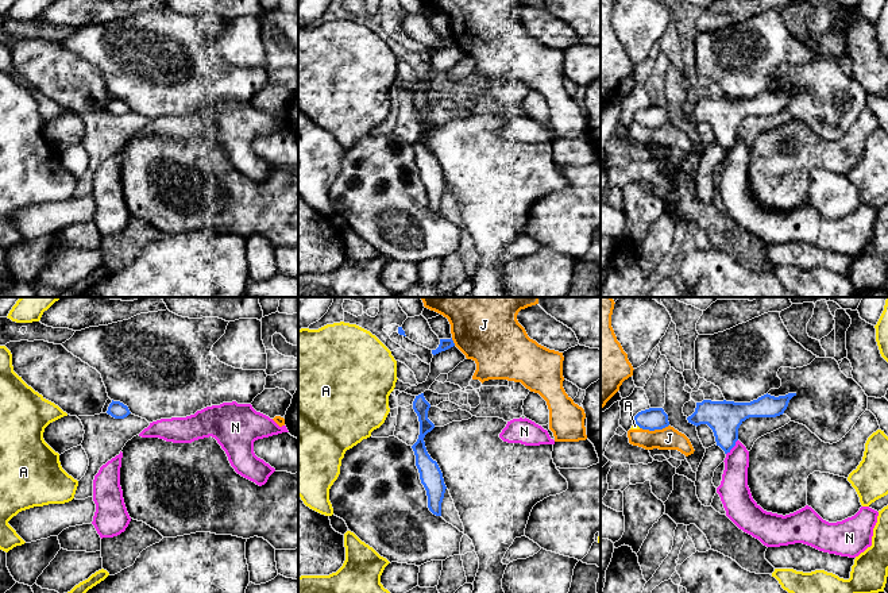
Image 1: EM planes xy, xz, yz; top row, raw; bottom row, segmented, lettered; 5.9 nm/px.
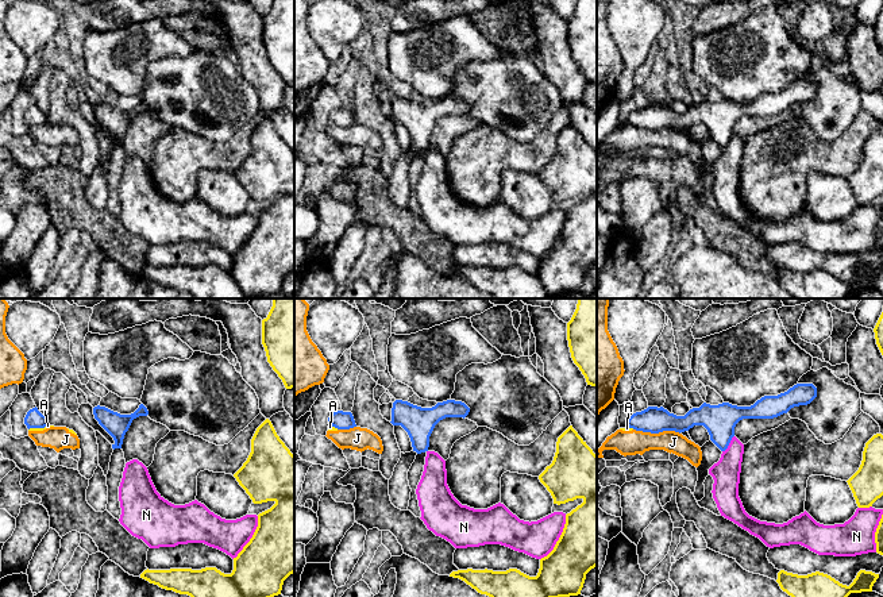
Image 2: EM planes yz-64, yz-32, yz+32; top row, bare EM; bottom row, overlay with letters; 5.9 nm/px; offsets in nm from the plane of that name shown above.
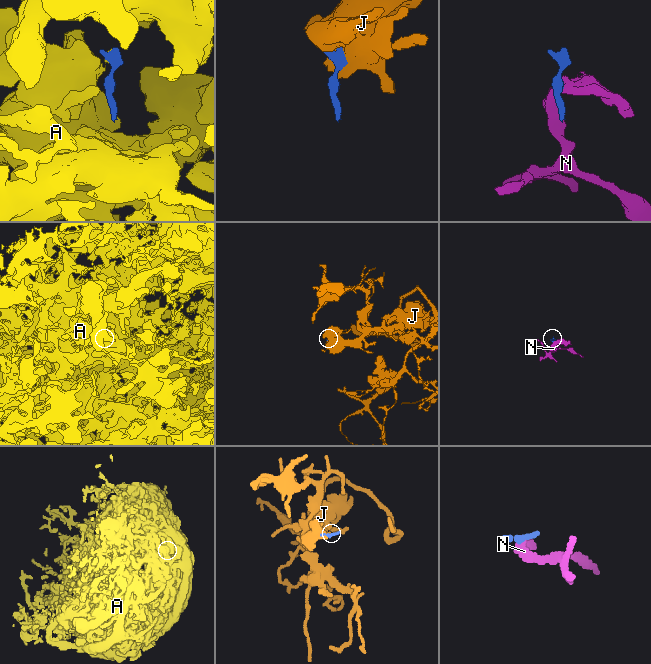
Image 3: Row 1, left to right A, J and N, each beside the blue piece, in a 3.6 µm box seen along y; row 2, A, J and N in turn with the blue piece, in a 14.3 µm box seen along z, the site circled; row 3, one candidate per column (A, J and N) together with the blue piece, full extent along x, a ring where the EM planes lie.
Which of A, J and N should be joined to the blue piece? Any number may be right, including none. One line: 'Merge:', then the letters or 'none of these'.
Merge: none of these

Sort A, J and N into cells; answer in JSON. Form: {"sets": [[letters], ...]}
{"sets": [["A", "J", "N"]]}

